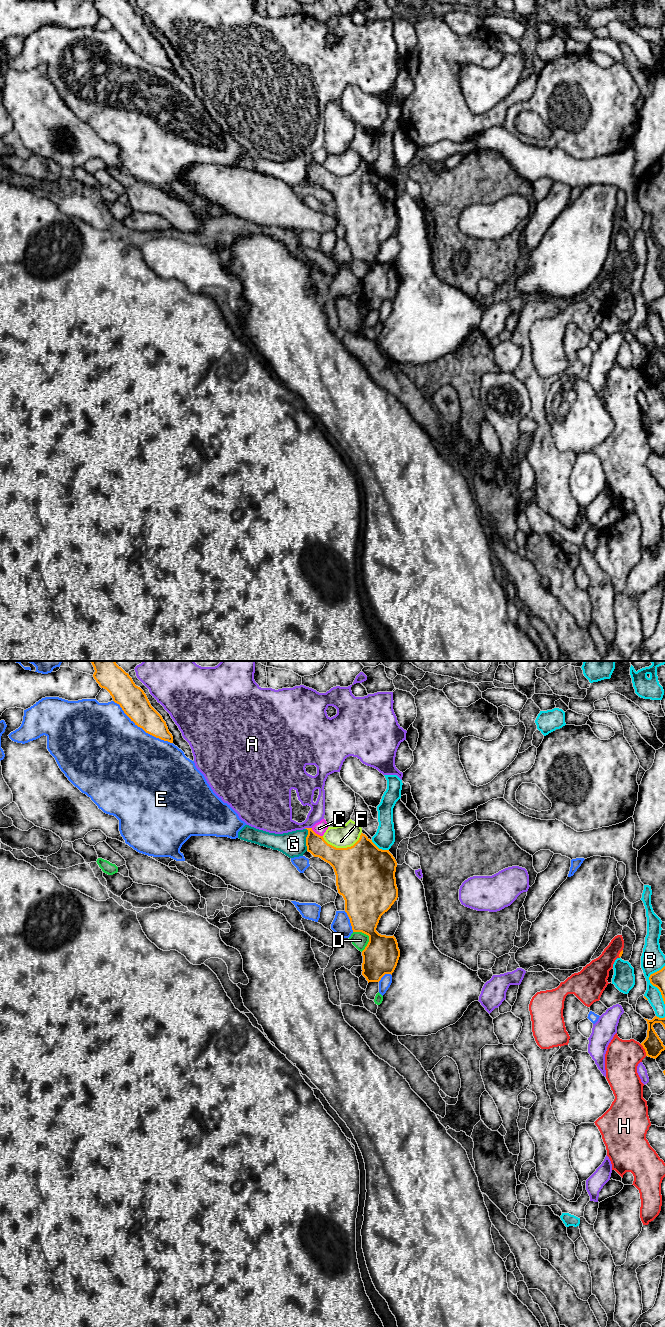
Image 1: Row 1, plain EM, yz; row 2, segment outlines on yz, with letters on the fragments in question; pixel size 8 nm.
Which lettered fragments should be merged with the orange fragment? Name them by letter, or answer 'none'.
none

